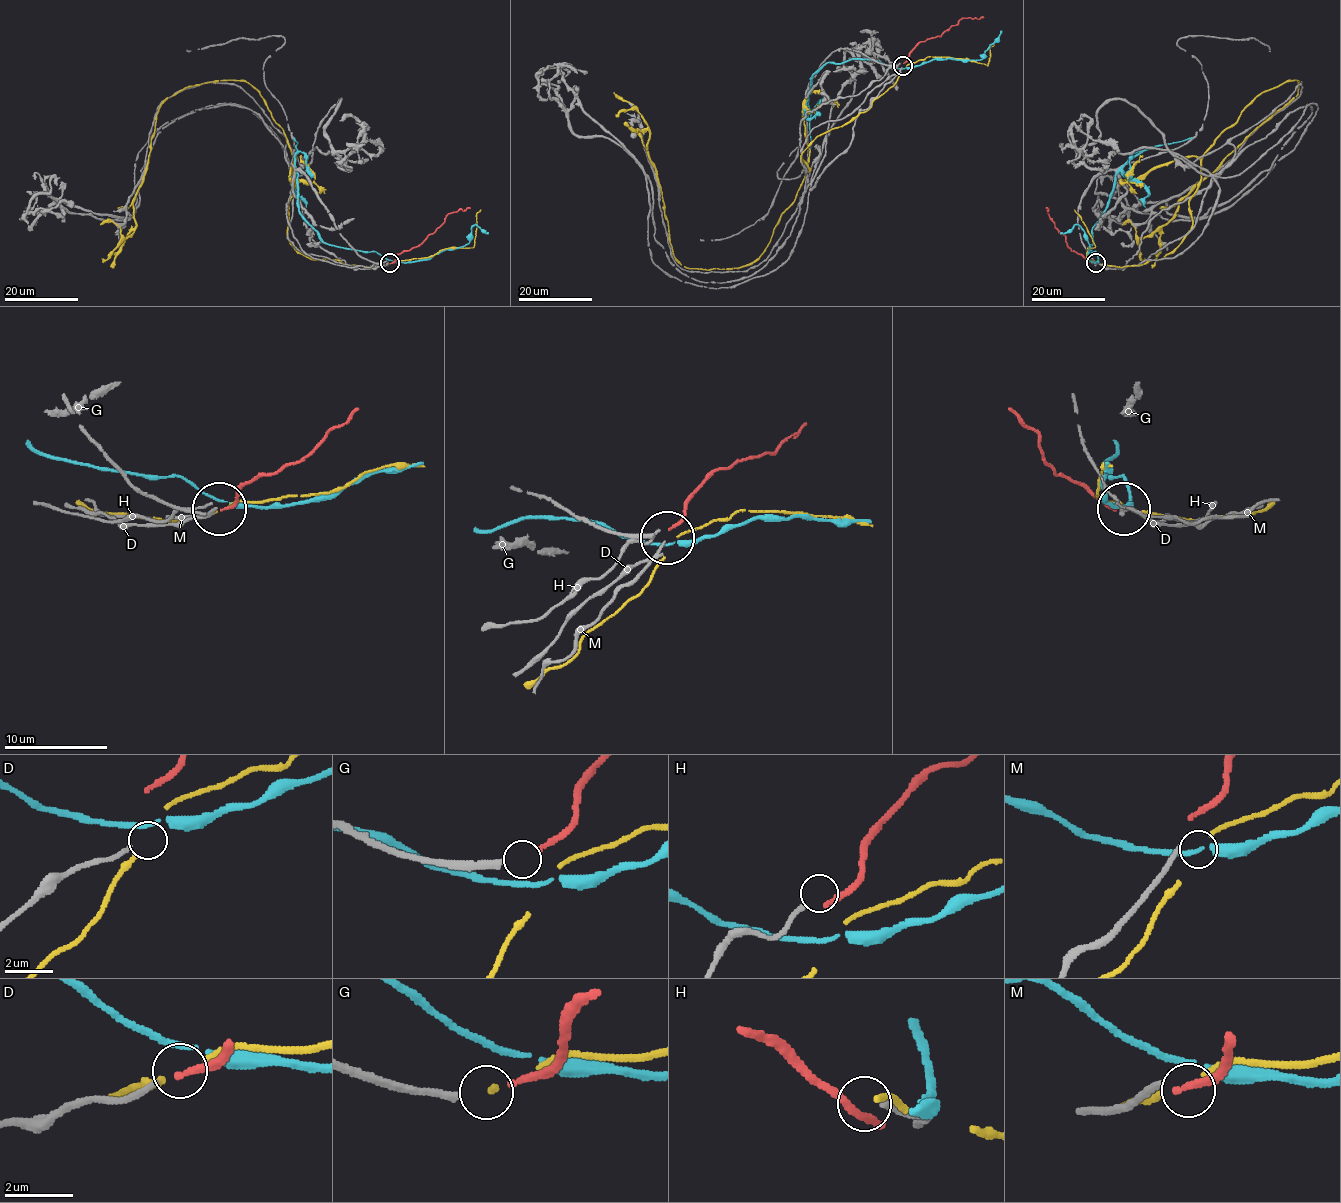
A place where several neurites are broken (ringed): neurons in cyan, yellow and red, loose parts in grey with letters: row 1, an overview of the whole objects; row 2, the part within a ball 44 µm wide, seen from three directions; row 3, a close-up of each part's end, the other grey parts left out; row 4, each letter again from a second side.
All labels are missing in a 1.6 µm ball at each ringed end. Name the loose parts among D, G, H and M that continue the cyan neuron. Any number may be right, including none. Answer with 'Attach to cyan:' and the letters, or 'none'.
Attach to cyan: D

